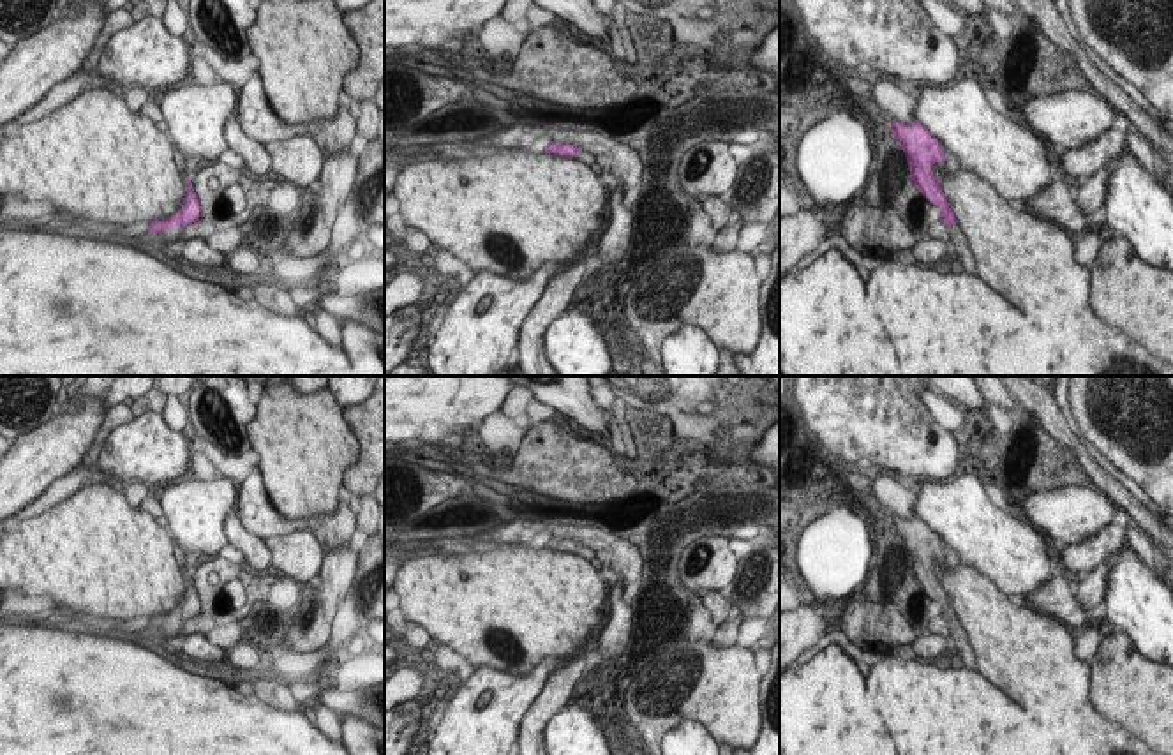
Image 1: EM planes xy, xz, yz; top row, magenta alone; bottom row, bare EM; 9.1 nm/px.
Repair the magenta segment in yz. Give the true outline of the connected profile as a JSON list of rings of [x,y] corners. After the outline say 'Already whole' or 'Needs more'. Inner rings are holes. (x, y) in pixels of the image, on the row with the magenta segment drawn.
[[[889,118],[889,127],[894,139],[907,155],[910,166],[910,178],[915,189],[935,206],[940,208],[940,221],[947,226],[951,236],[951,247],[958,254],[967,273],[979,277],[975,258],[963,235],[954,213],[949,208],[947,198],[940,189],[940,180],[933,176],[931,166],[935,162],[945,164],[942,143],[931,136],[930,131],[917,120],[910,125],[903,125]]]. Needs more.

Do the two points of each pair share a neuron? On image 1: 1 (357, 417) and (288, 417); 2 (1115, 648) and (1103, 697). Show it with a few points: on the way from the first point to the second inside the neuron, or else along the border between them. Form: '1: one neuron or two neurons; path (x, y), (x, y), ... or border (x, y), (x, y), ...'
1: two neurons; border (341, 410), (358, 441), (358, 455)
2: one neuron; path (1115, 660), (1115, 685)

